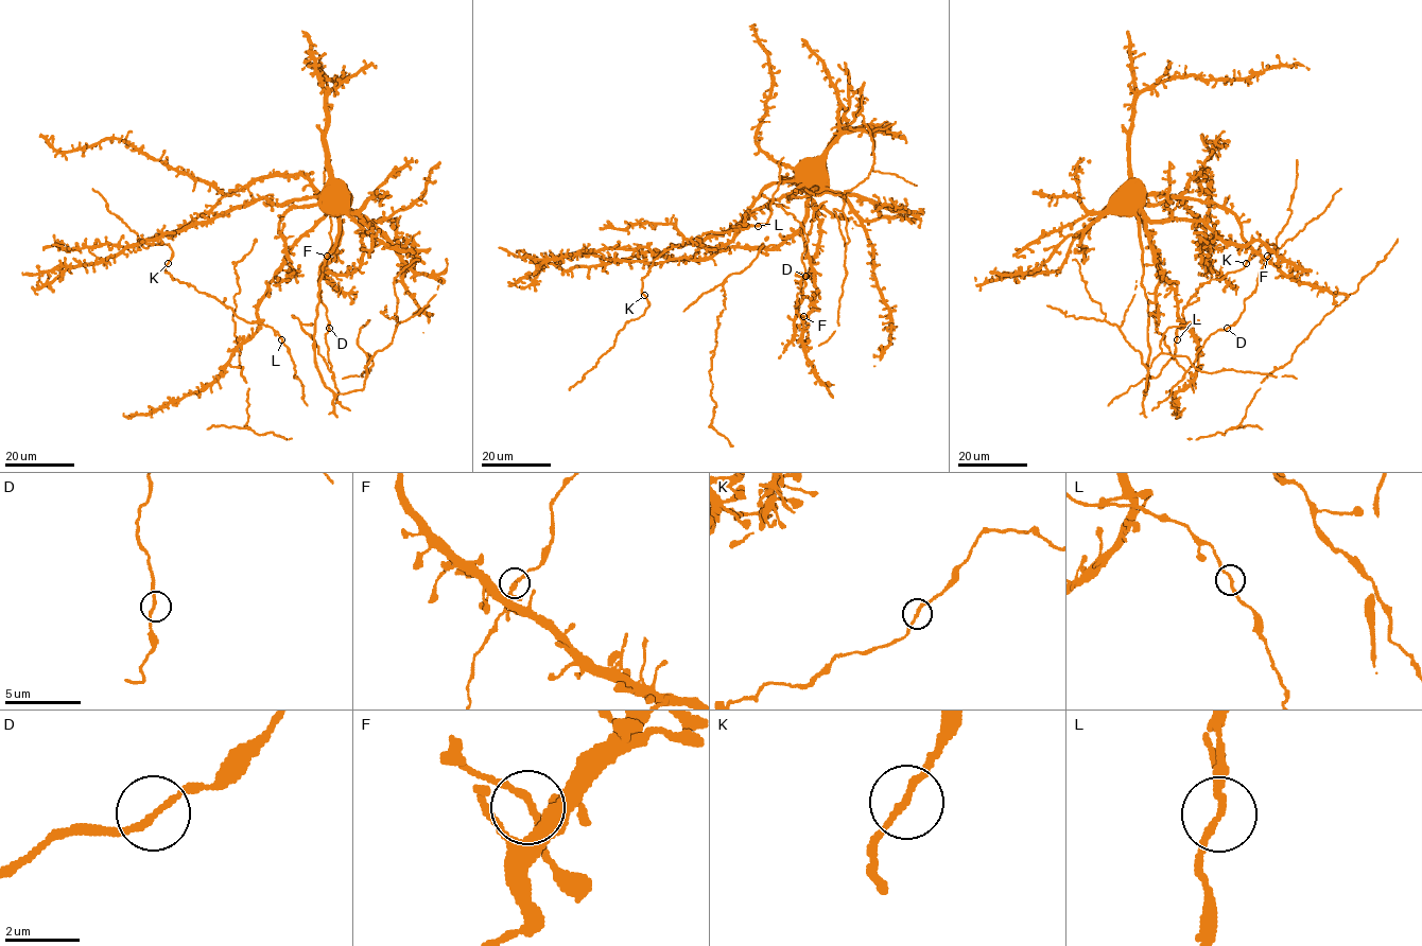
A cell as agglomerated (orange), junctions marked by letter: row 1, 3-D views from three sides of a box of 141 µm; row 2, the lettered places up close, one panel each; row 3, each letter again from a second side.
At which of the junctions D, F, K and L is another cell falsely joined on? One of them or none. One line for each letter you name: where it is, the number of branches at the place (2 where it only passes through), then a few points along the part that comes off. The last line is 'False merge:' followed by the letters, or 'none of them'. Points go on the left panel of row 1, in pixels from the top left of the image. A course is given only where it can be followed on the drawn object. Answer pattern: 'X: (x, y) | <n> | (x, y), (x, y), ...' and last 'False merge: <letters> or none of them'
False merge: none of them

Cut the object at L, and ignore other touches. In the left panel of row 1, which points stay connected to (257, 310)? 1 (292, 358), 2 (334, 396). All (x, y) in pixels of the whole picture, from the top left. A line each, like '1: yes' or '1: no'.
1: no
2: yes

